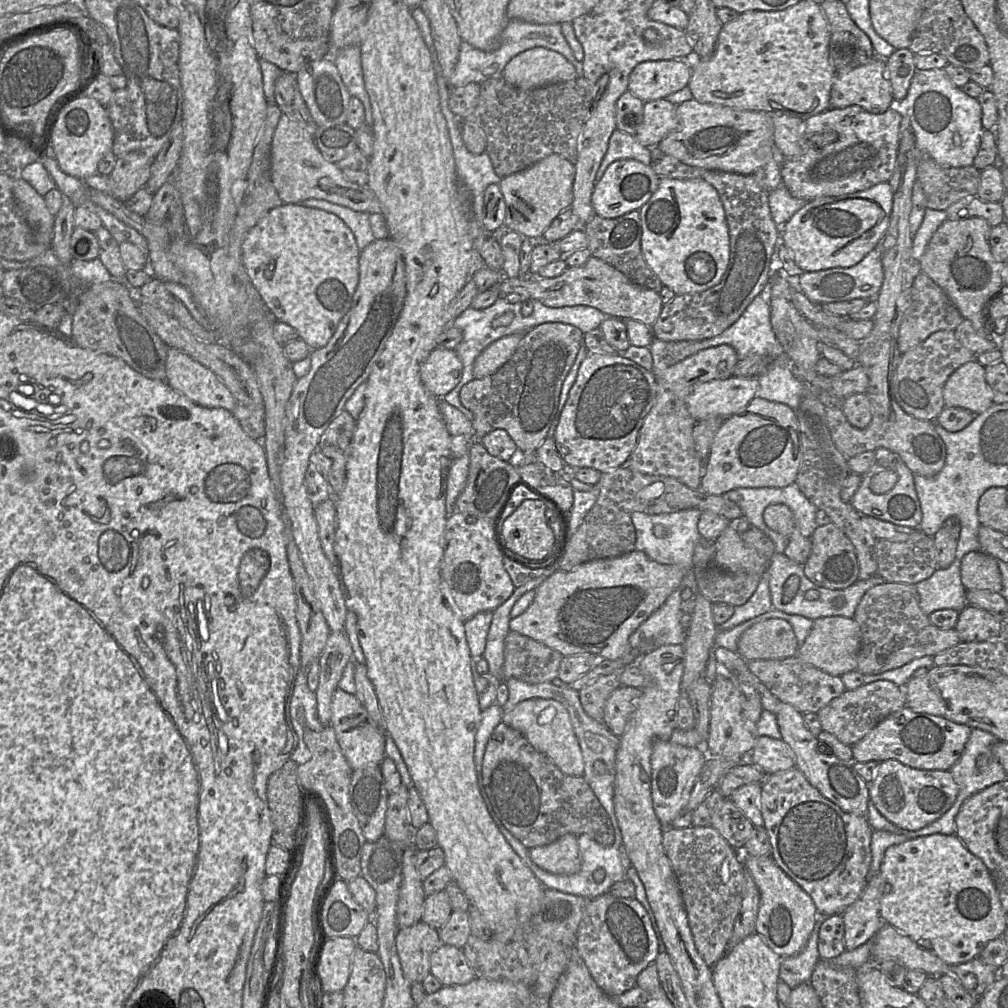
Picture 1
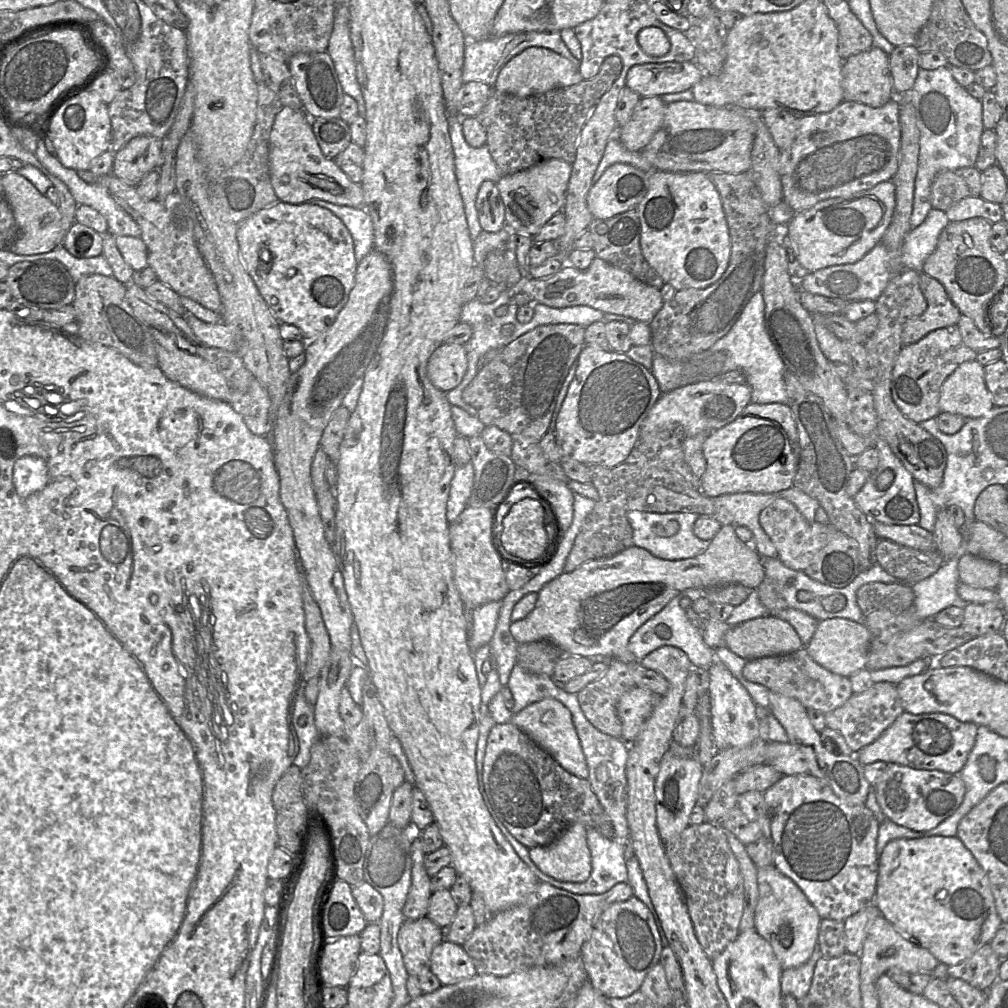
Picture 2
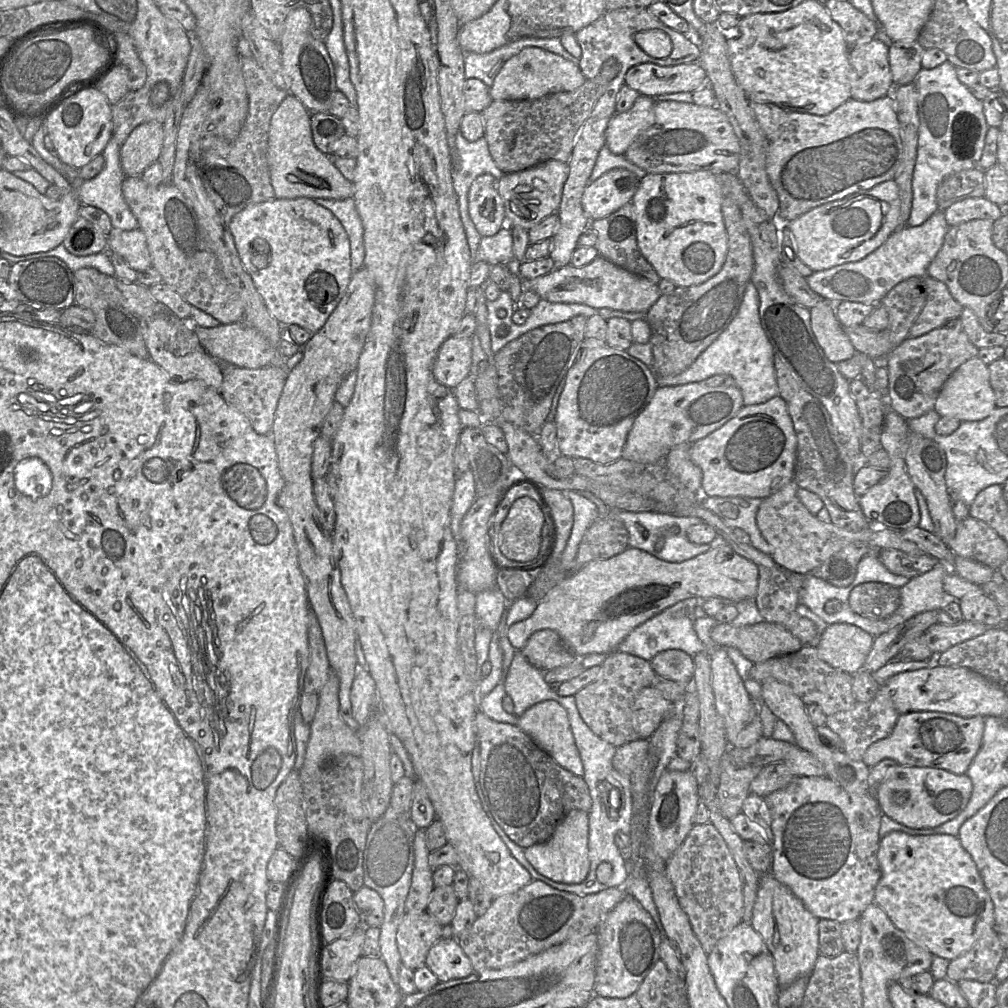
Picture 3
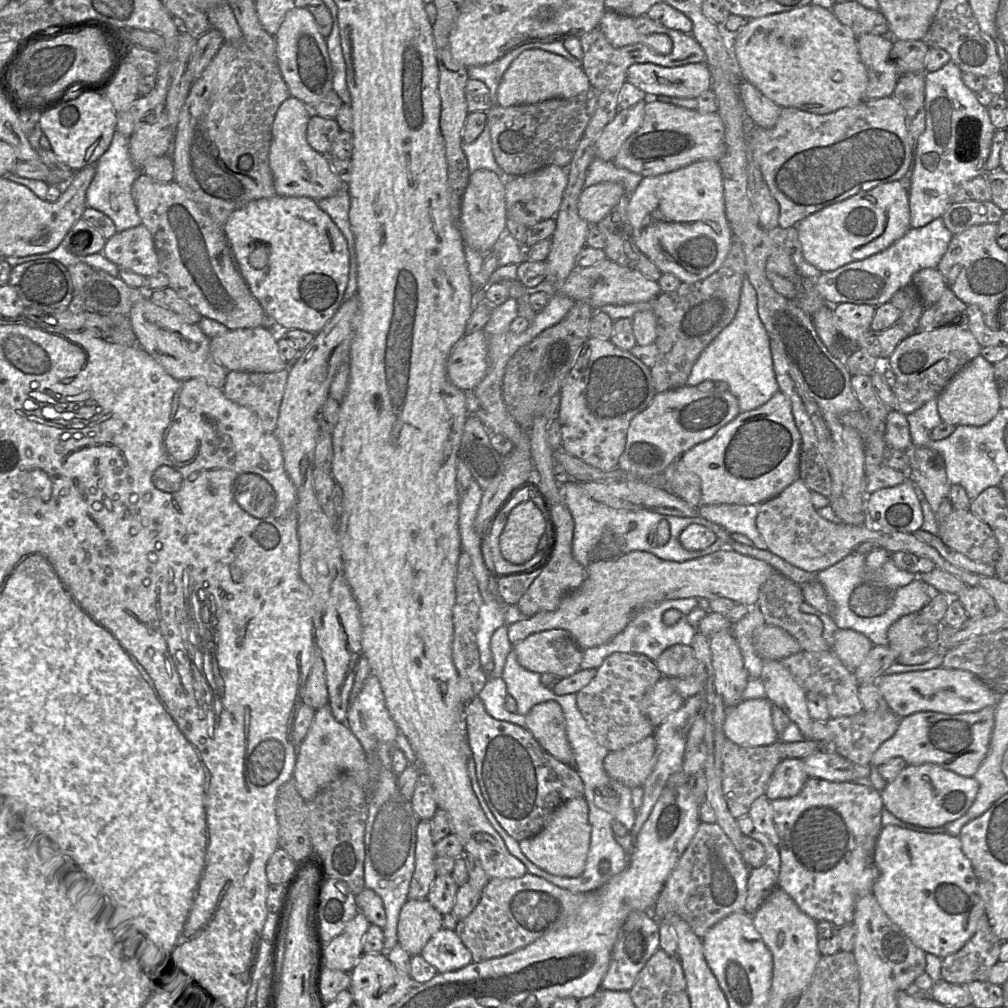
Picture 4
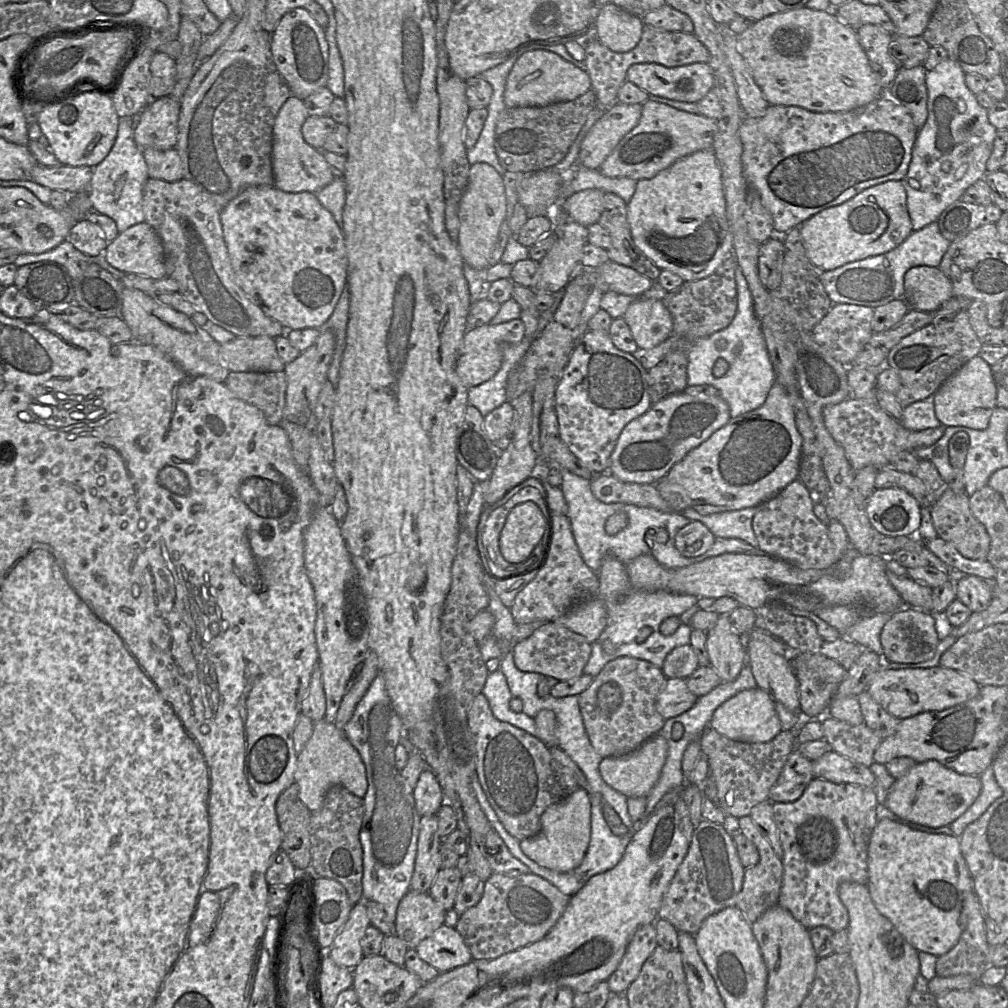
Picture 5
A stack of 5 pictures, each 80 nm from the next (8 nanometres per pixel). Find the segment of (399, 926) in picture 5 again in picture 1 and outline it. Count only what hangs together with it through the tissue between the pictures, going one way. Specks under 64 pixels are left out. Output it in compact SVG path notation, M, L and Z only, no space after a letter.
M422 920L416 924L399 928L396 948L405 978L411 984L420 982L430 974L430 958L440 946L439 929Z

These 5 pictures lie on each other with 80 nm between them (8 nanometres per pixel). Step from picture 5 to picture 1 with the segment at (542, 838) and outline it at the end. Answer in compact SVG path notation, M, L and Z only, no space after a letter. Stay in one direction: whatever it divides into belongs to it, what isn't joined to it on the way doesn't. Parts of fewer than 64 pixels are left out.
M565 834L549 845L529 849L530 858L538 867L552 874L576 874L582 866L577 837Z

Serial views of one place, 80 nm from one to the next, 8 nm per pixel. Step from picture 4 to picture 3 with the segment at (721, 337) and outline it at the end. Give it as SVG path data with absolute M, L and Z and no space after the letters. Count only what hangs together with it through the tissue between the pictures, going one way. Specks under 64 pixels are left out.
M750 281L735 318L725 331L682 373L657 377L658 387L680 386L702 382L715 375L729 375L743 396L743 405L762 404L779 395L774 367L774 351L759 315L759 295Z

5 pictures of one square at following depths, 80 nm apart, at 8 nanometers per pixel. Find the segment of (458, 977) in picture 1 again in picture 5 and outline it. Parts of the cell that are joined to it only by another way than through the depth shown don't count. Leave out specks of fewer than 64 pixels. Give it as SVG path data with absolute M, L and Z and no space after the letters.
M443 924L415 948L419 957L440 973L468 964L473 958L455 927Z

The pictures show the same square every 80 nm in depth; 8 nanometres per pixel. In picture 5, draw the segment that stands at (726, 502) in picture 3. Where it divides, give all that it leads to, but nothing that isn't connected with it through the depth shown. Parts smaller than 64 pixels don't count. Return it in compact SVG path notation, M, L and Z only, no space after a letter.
M757 507L700 515L692 509L681 513L691 521L704 524L716 539L740 539L757 549L757 539L753 532L752 520Z

